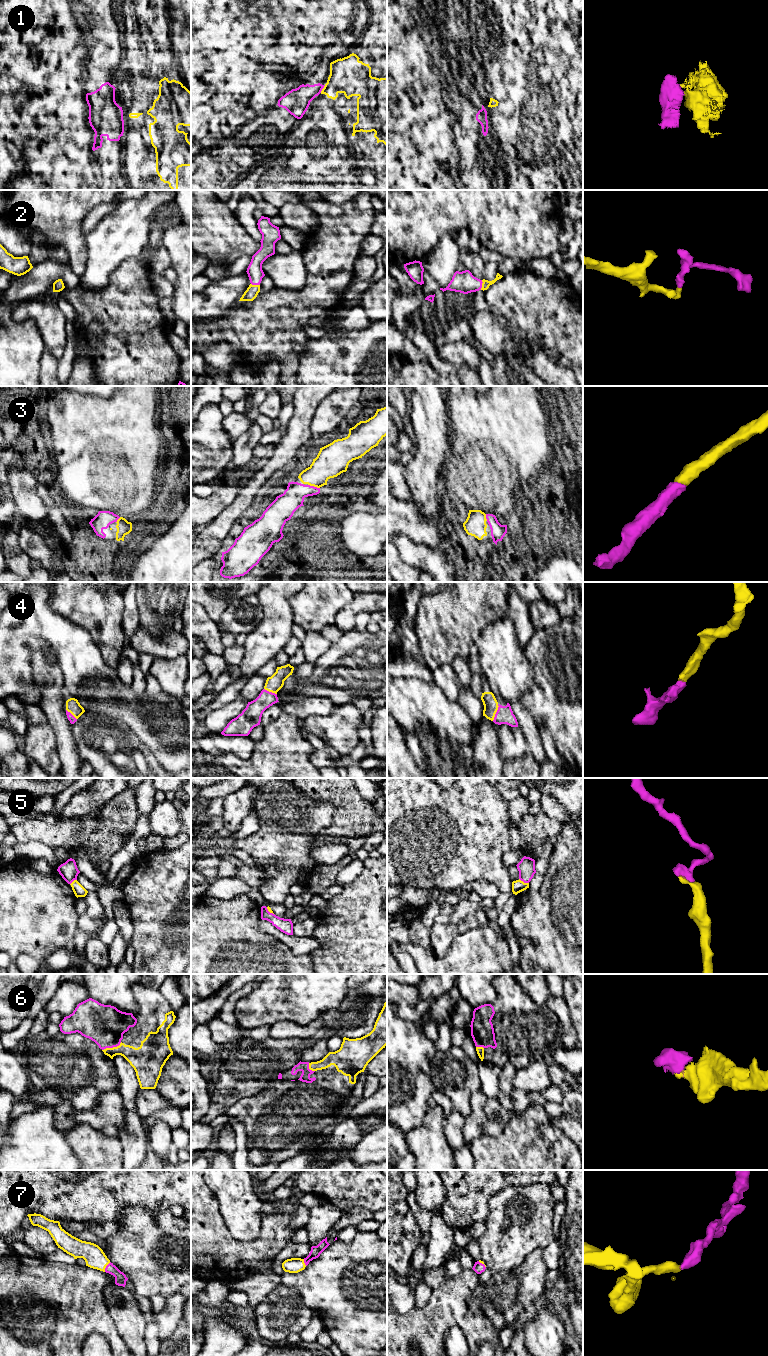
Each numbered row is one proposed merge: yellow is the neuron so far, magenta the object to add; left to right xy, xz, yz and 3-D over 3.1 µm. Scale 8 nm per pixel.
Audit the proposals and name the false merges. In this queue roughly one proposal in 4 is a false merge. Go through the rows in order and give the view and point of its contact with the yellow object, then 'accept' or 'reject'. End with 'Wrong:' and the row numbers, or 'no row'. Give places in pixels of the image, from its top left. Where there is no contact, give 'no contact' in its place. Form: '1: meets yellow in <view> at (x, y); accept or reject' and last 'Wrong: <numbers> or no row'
1: meets yellow in xz at (322, 89); reject
2: meets yellow in yz at (482, 285); accept
3: meets yellow in xz at (314, 486); accept
4: meets yellow in yz at (496, 711); accept
5: meets yellow in yz at (523, 882); accept
6: meets yellow in xy at (111, 1048); accept
7: meets yellow in xy at (105, 1267); accept
Wrong: 1

